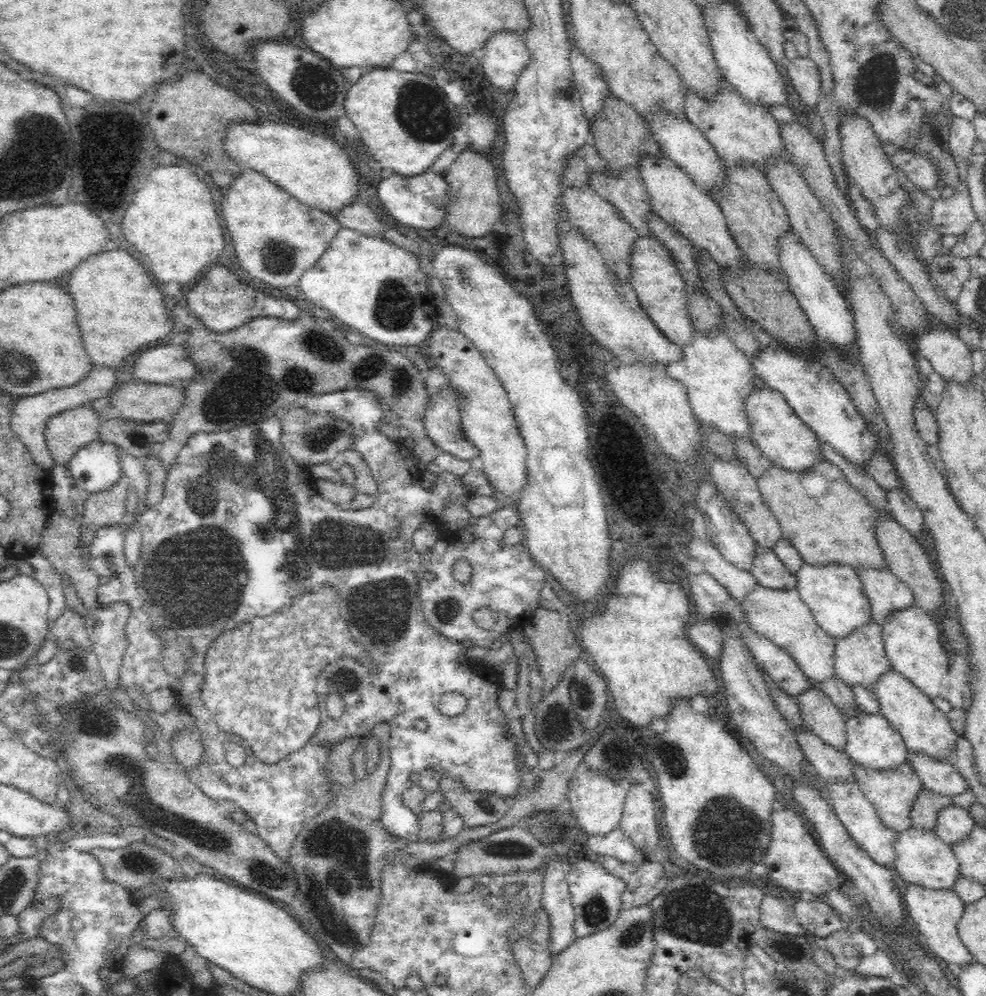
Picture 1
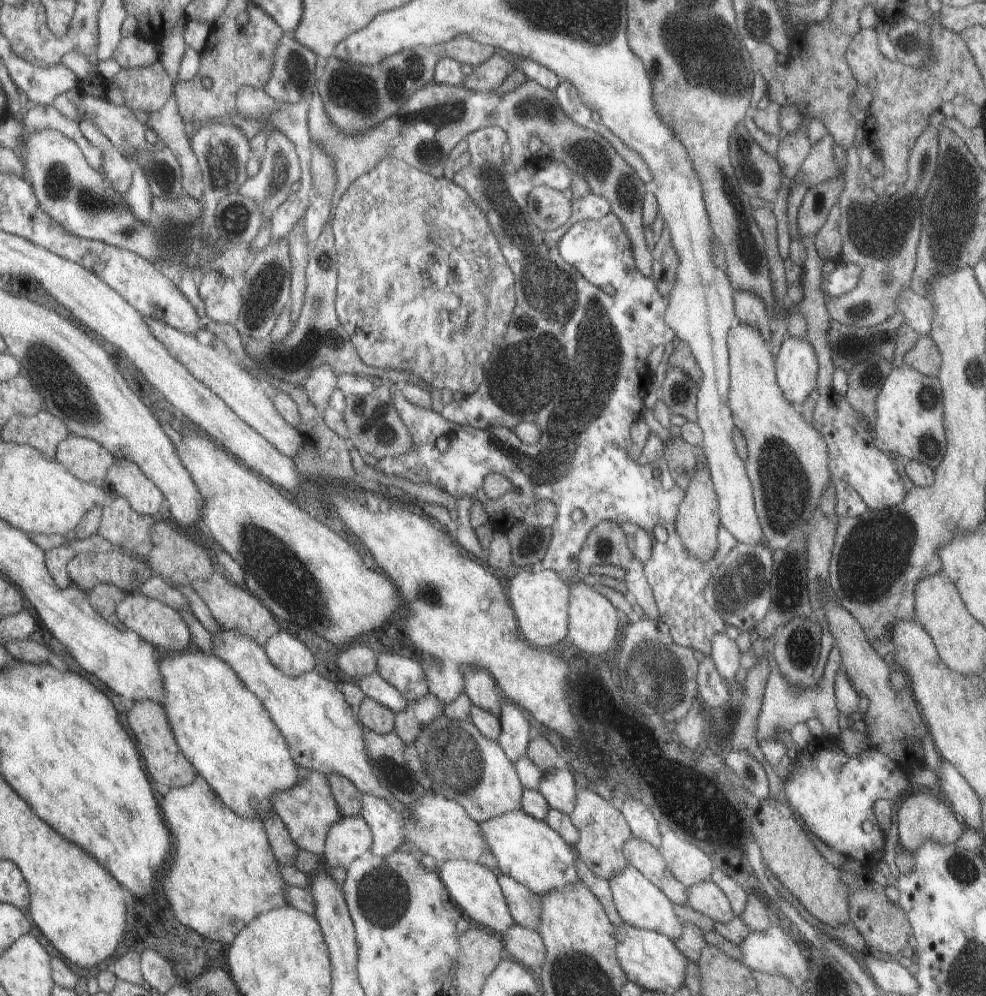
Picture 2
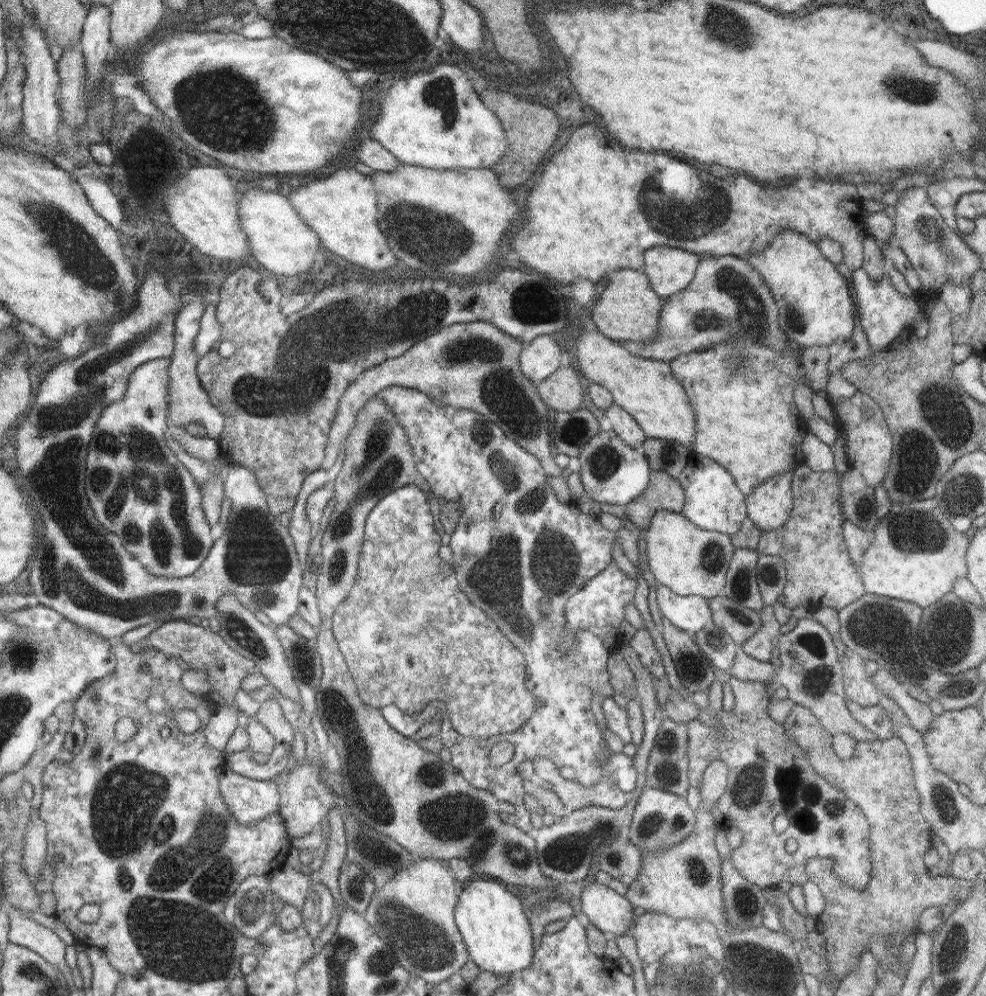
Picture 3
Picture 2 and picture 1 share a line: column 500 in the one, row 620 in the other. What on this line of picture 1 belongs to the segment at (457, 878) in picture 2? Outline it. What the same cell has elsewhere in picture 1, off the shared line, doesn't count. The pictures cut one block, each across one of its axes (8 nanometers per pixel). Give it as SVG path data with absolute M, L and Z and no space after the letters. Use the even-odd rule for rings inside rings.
M908 606L892 610L886 616L884 624L880 624L880 630L884 640L884 652L890 660L890 666L896 672L904 674L908 680L912 680L928 698L942 698L940 684L952 662L946 658L948 654L942 648L938 622L932 620L920 606Z

